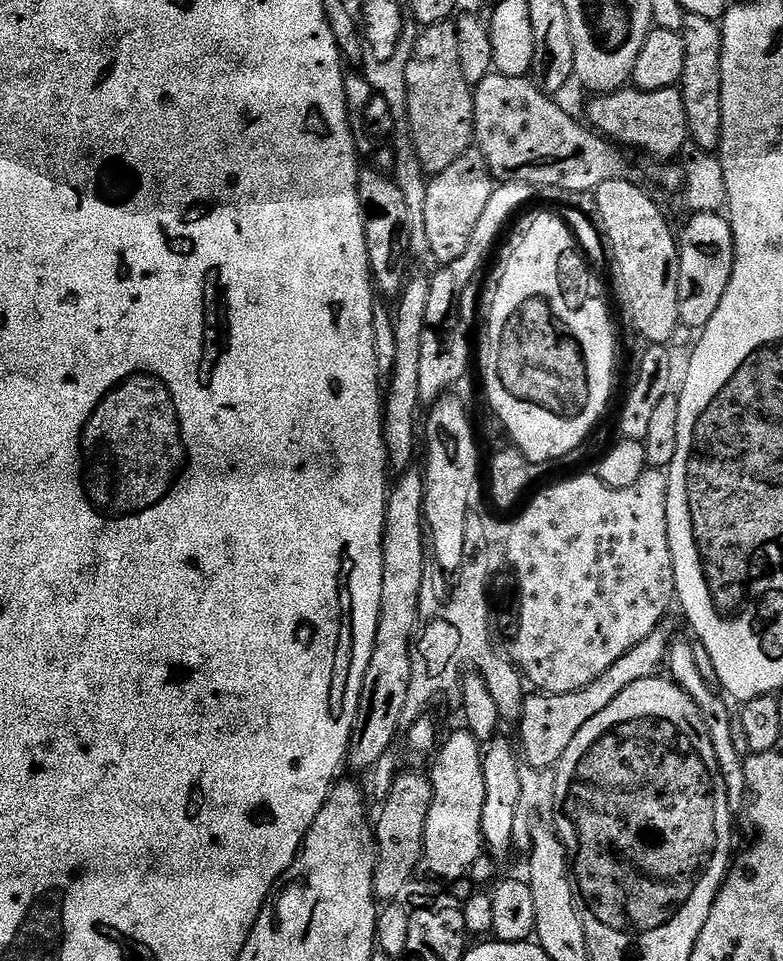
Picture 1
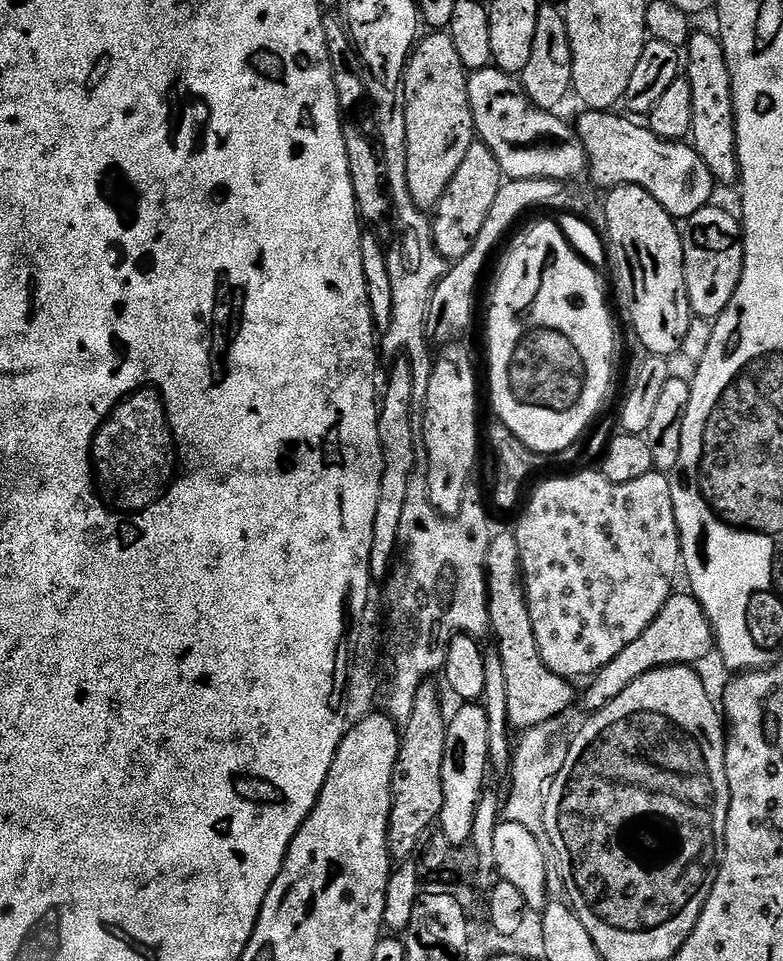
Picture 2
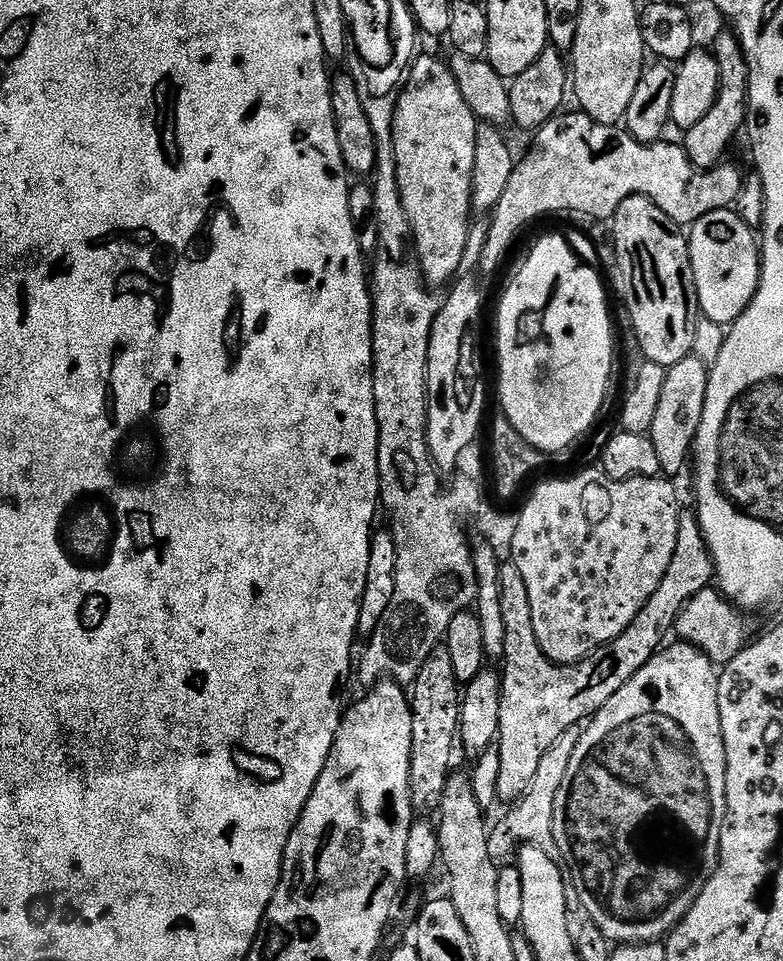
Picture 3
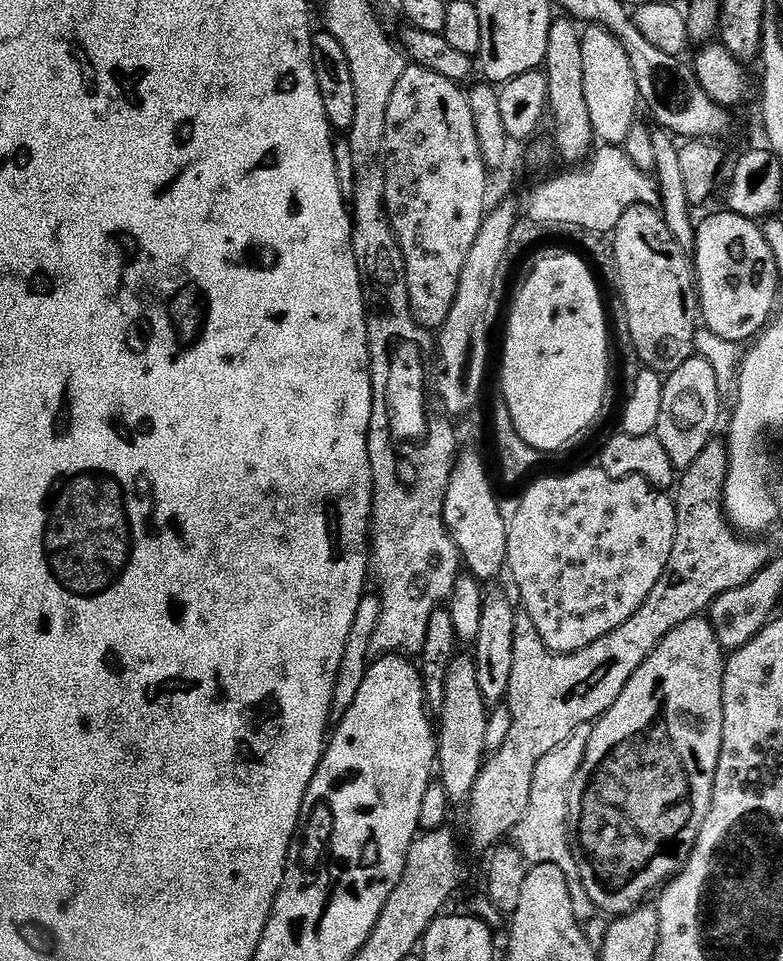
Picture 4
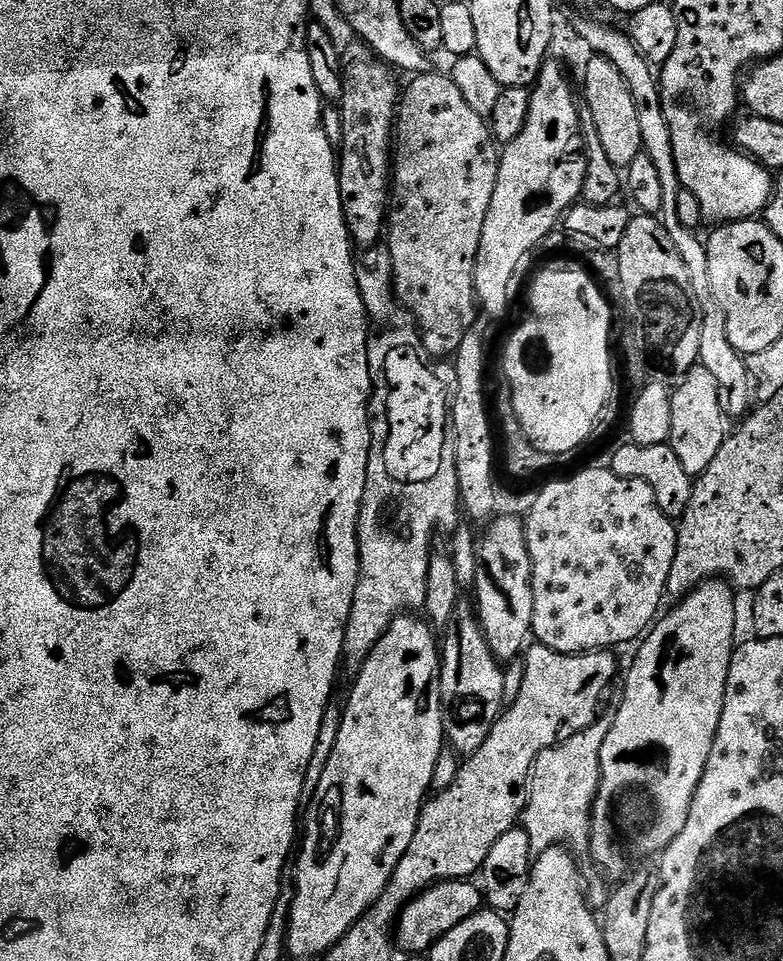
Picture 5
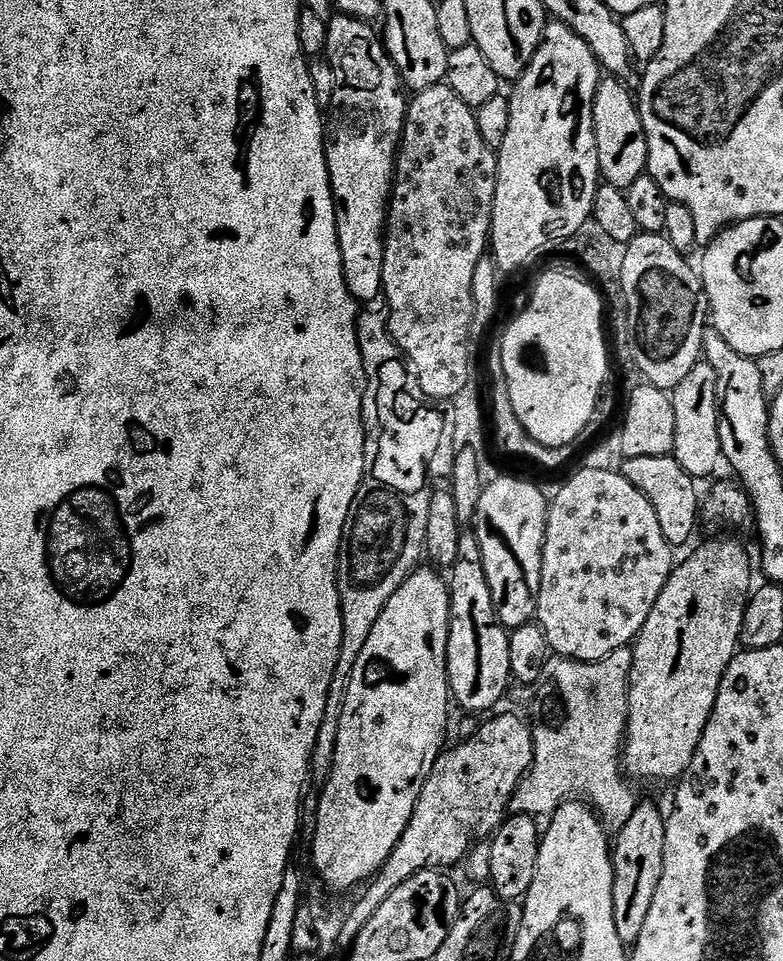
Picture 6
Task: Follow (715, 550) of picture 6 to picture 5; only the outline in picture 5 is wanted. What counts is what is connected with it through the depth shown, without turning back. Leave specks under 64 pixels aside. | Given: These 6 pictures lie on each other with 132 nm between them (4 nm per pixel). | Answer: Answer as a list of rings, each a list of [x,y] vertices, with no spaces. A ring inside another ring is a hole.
[[[719,578],[699,584],[694,591],[688,593],[683,600],[675,605],[676,609],[673,612],[665,611],[653,623],[650,631],[643,637],[642,643],[639,645],[641,648],[636,652],[636,661],[633,662],[632,669],[629,670],[628,677],[624,680],[624,697],[621,698],[620,709],[617,710],[616,717],[612,720],[612,729],[606,734],[603,733],[601,739],[600,785],[596,791],[596,800],[592,804],[592,821],[588,824],[588,852],[590,857],[592,856],[593,862],[605,872],[603,875],[609,881],[619,882],[625,879],[639,865],[636,864],[639,860],[644,860],[647,856],[654,855],[653,857],[655,857],[657,854],[663,854],[670,846],[670,842],[674,842],[674,838],[678,838],[682,826],[686,824],[692,799],[698,790],[698,782],[706,770],[706,762],[710,758],[714,738],[718,734],[718,722],[722,718],[730,662],[738,644],[738,639],[736,640],[735,594],[737,595],[733,585]]]

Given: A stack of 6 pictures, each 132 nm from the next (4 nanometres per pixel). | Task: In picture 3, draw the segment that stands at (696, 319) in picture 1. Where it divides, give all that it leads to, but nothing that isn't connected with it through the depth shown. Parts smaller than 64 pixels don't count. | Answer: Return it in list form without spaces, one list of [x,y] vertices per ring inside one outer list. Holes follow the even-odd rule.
[[[719,208],[691,224],[687,238],[700,312],[718,325],[731,326],[750,306],[760,285],[757,233],[732,208]]]

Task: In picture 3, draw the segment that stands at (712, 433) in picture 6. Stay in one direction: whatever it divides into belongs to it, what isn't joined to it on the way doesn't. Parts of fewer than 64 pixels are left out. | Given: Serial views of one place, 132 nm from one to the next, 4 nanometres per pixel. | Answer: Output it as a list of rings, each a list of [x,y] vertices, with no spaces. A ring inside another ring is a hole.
[[[694,355],[682,358],[666,374],[666,386],[662,386],[662,399],[654,414],[651,438],[654,451],[658,453],[661,473],[668,478],[676,478],[683,468],[687,469],[692,454],[692,444],[696,441],[698,426],[702,422],[702,410],[706,406],[706,386],[710,368]]]

